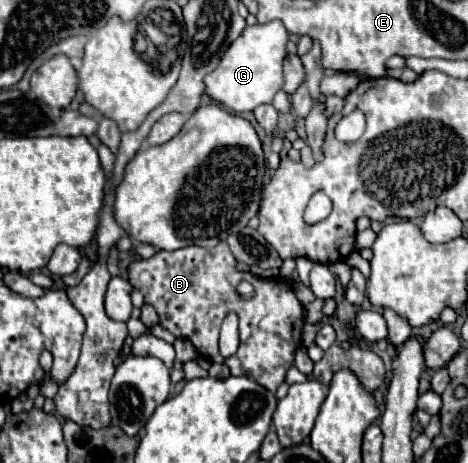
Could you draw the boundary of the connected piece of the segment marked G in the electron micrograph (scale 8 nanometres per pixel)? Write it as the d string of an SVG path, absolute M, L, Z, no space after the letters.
M279 20L247 26L241 36L227 48L219 66L203 78L205 94L235 114L253 112L261 104L271 104L273 96L283 86L281 64L287 56L287 40L289 34L283 24L279 24Z

